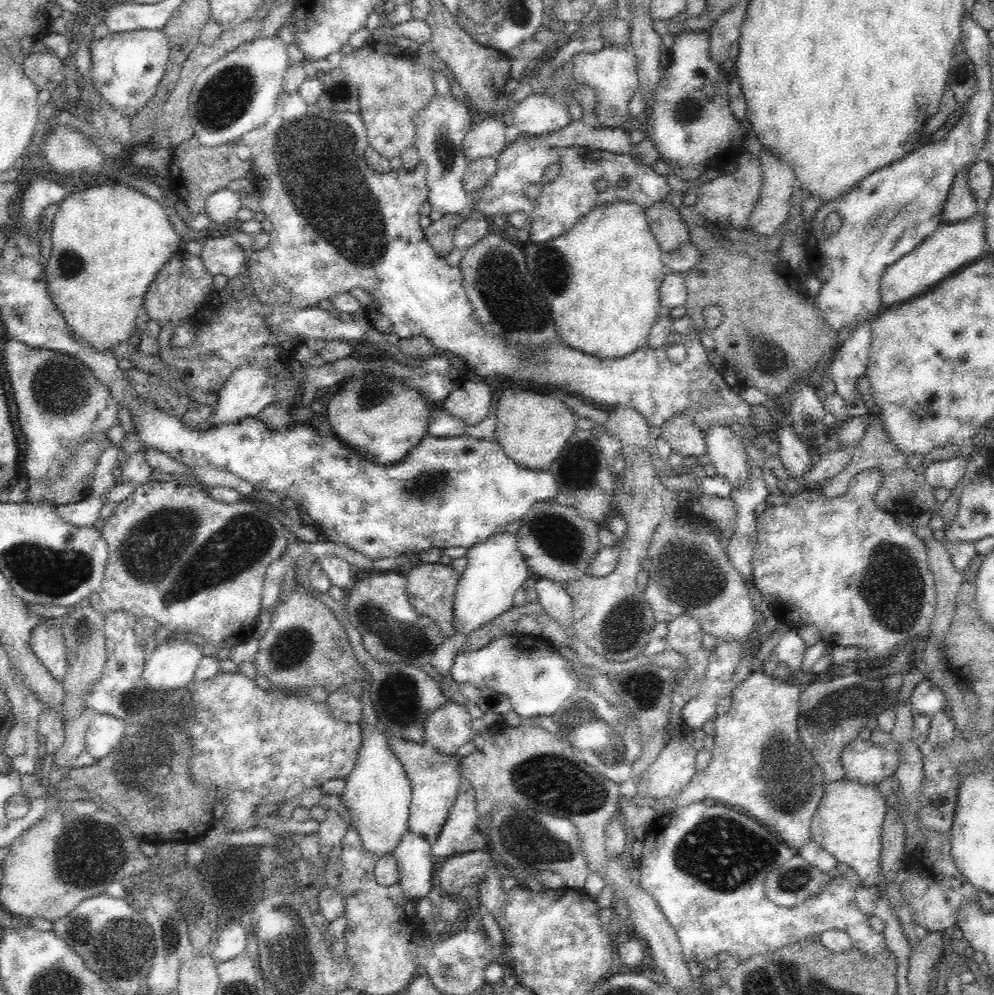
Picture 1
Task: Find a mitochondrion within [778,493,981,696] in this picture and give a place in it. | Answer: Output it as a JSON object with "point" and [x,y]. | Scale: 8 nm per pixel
{"point":[890,586]}

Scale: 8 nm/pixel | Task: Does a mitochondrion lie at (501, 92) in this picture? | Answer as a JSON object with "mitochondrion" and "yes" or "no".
{"mitochondrion":"no"}

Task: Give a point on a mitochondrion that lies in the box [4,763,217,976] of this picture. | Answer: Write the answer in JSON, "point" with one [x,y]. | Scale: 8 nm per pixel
{"point":[82,864]}

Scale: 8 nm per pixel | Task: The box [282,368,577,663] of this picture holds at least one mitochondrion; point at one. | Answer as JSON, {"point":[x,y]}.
{"point":[432,483]}

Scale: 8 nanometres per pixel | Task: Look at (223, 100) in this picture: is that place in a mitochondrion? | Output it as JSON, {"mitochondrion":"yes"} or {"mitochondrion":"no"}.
{"mitochondrion":"yes"}

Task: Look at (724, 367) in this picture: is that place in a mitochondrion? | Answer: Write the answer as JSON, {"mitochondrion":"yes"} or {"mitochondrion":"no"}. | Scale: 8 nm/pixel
{"mitochondrion":"no"}

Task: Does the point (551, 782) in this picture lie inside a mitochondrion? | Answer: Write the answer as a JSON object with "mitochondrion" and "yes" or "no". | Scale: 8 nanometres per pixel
{"mitochondrion":"yes"}

